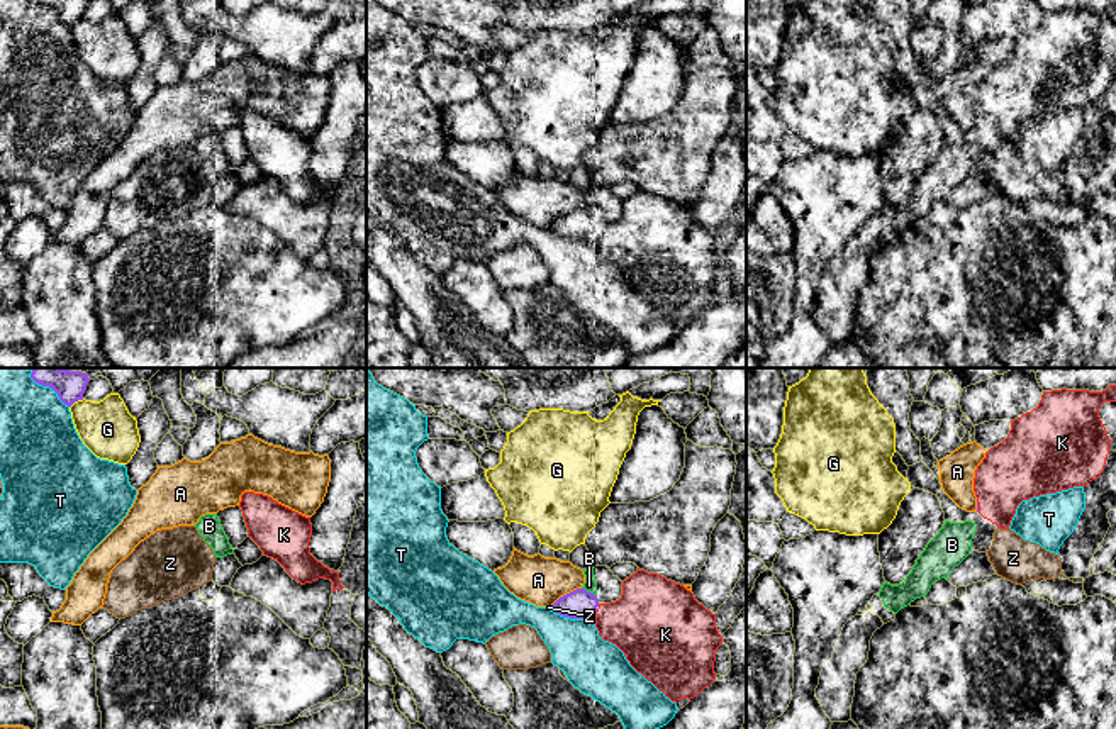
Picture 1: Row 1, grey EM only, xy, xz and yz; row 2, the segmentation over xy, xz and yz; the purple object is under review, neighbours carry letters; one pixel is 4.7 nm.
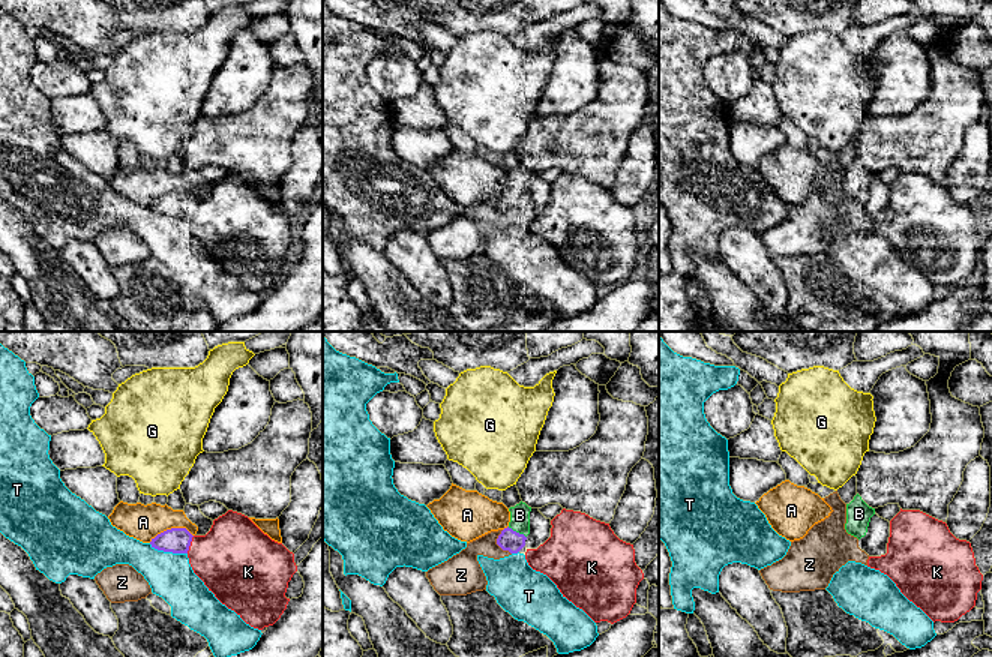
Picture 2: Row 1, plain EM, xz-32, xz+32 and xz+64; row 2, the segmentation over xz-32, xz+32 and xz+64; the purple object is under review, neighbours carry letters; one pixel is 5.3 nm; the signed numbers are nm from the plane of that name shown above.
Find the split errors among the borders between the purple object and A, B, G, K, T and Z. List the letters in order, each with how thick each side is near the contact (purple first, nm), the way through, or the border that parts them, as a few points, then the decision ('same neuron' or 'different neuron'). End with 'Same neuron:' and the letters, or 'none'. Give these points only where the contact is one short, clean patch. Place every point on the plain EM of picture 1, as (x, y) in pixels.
A: 140 nm thick on the purple side, 220 nm on the other; border along xz (580, 207), (560, 216), (550, 226); different neuron
B: 140 nm thick on the purple side, 60 nm on the other; same neuron
G: 110 nm thick on the purple side, 260 nm on the other; different neuron
K: 140 nm thick on the purple side, 340 nm on the other; different neuron
T: 140 nm thick on the purple side, 260 nm on the other; different neuron
Z: 140 nm thick on the purple side, 20 nm on the other; border along xz (552, 226), (555, 231); different neuron
Same neuron: B

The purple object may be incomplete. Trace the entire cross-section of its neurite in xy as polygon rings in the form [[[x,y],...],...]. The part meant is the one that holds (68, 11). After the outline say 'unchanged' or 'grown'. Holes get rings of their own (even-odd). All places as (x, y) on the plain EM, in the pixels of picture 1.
[[[34,0],[42,7],[53,8],[59,20],[71,27],[75,22],[83,20],[83,14],[90,0]]]; unchanged

